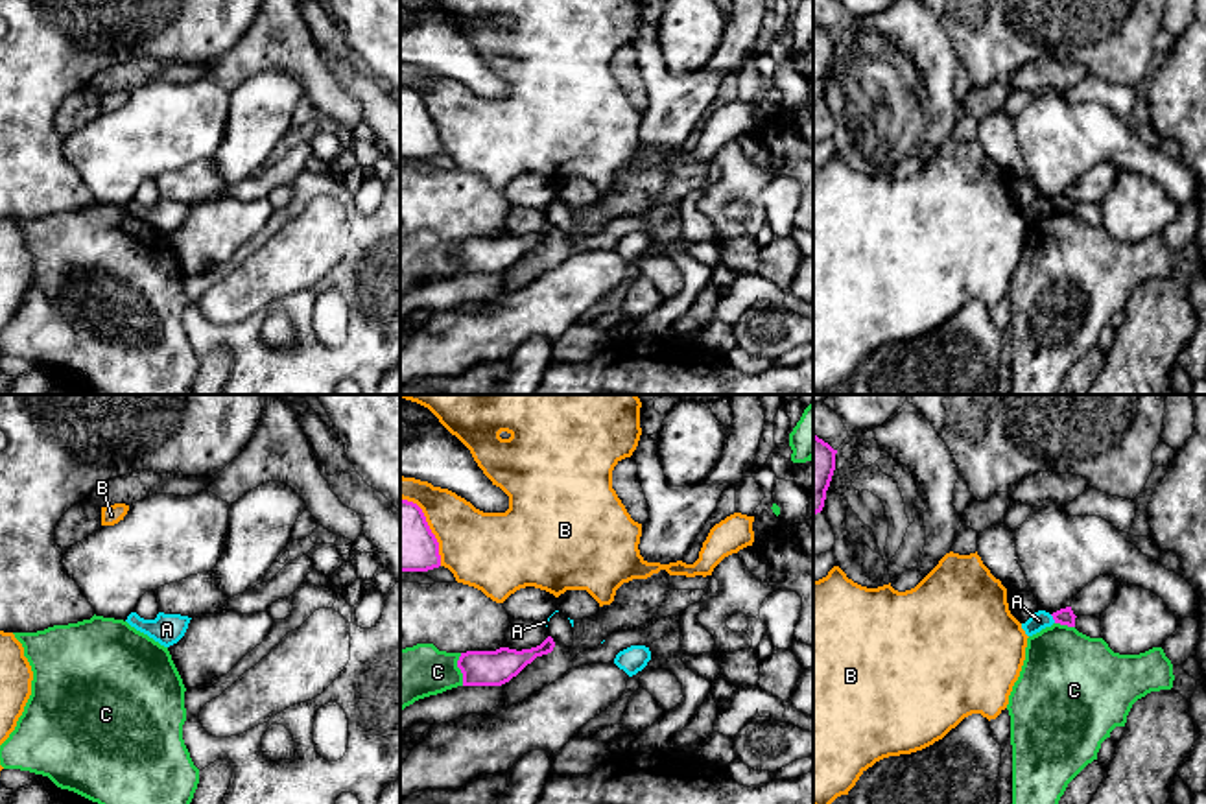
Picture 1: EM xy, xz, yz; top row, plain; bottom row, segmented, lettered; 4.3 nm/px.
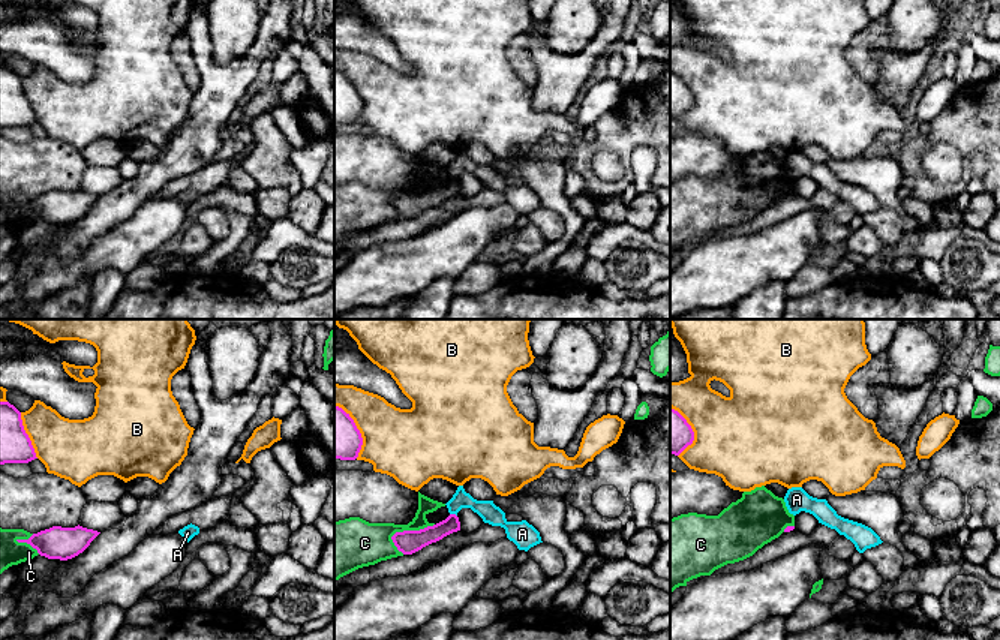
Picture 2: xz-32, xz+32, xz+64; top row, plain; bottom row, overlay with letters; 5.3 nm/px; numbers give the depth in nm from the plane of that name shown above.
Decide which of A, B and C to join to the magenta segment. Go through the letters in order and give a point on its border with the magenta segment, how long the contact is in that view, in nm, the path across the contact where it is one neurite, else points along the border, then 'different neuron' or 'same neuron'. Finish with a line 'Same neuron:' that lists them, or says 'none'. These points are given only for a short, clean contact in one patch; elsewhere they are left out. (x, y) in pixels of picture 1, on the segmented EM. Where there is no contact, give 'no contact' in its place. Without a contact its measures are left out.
A: yz (1053, 618) | 50 nm | along yz (1050, 614), (1055, 622) | different neuron
B: xz (428, 528) | 360 nm | different neuron
C: xz (460, 668) | 140 nm | different neuron
Same neuron: none

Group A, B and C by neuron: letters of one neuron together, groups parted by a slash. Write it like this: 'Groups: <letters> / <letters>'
Groups: A / B / C

